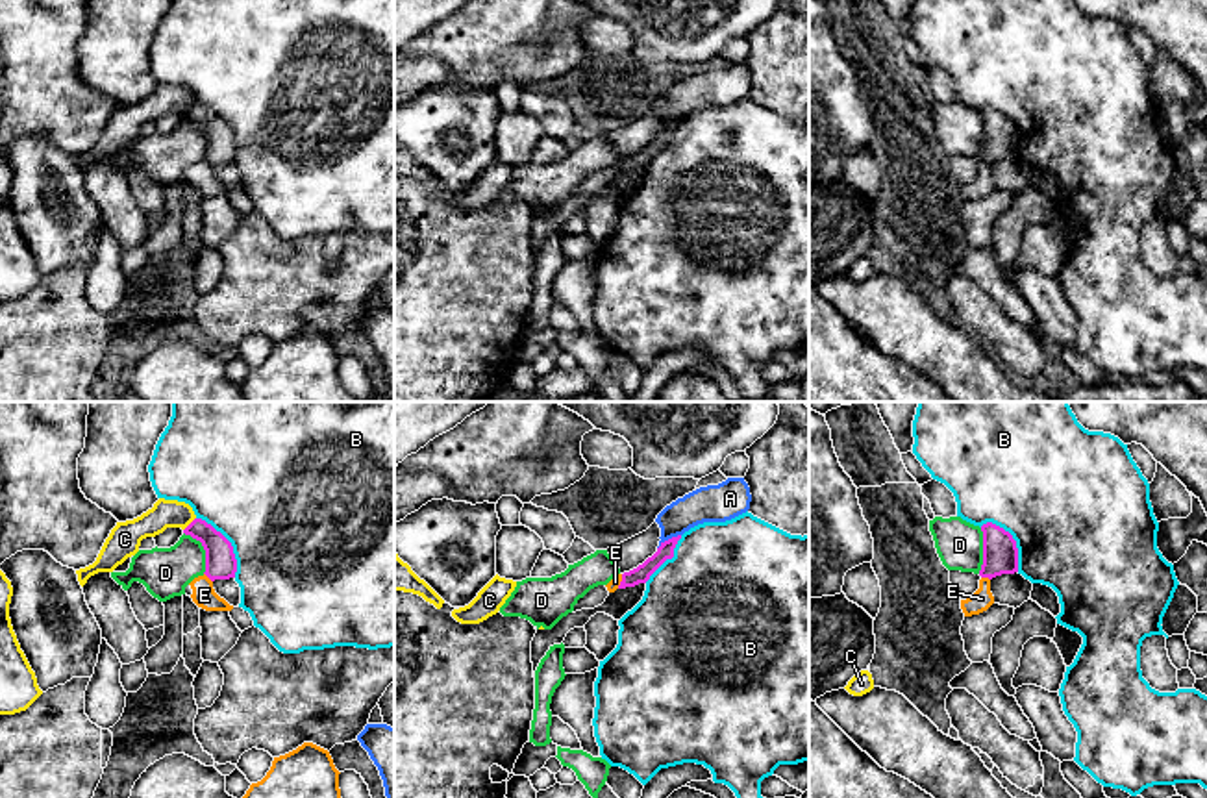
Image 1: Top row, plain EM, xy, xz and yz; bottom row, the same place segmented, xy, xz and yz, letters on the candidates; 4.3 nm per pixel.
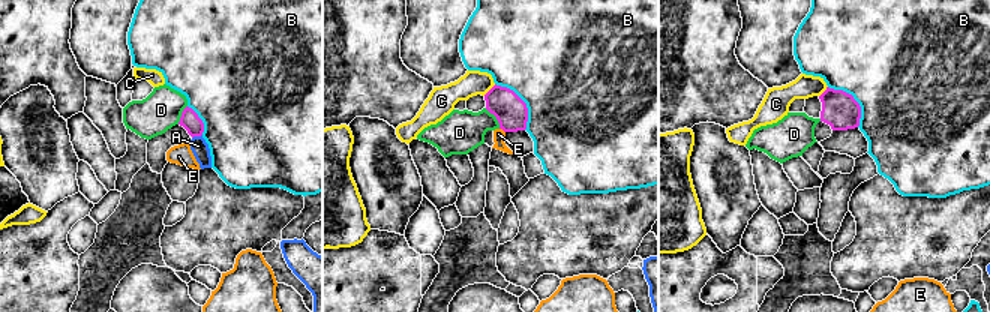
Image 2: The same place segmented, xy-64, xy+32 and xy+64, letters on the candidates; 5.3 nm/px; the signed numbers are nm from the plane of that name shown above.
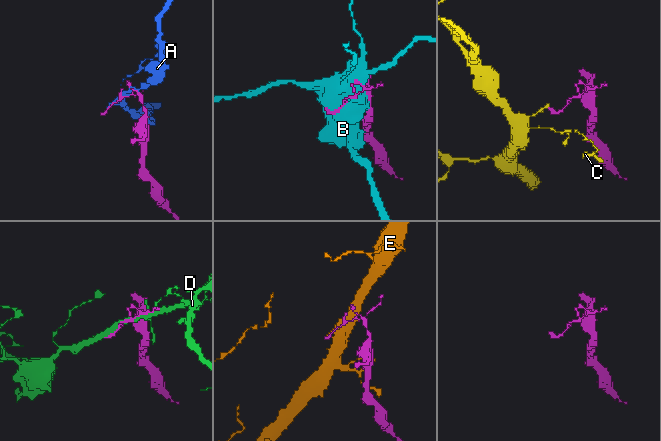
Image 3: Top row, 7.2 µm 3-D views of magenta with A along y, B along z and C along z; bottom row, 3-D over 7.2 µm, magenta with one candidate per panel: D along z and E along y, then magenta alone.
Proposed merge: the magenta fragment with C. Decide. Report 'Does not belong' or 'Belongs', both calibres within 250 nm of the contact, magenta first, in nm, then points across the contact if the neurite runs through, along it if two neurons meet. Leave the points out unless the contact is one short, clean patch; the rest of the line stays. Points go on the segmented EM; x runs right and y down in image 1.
Does not belong. Thickness 140 nm (magenta) against 130 nm. Boundary: xy (195, 517), (184, 530)

